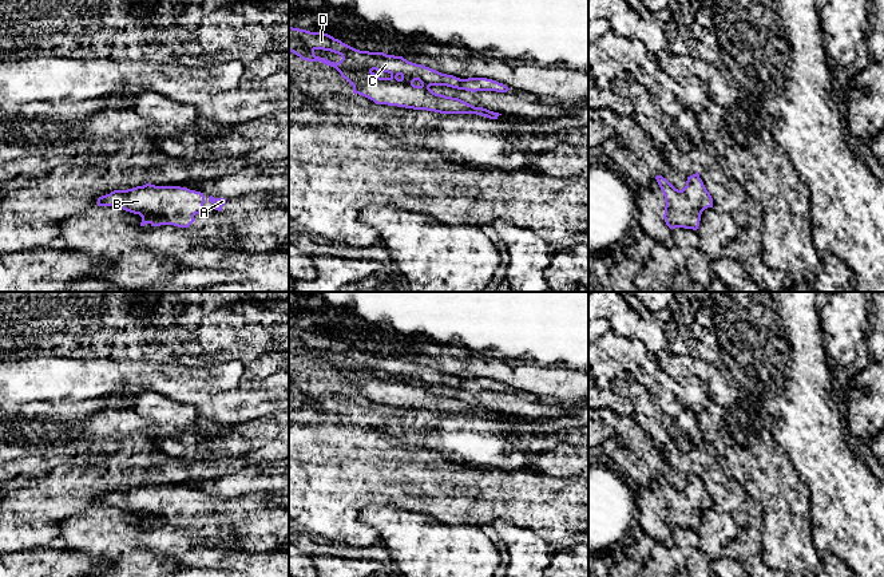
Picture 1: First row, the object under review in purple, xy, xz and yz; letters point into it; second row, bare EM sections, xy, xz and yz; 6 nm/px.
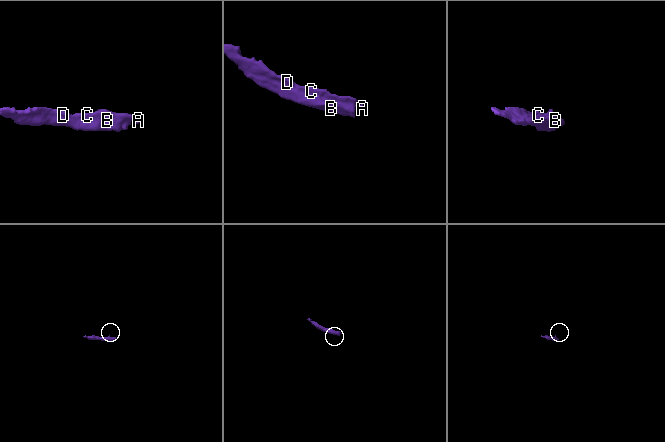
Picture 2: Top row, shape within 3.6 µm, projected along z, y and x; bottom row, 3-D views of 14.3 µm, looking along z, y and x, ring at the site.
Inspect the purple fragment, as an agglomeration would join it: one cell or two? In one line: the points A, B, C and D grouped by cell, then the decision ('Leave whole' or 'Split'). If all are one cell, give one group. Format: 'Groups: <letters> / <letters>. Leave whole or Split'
Groups: A B C D. Leave whole

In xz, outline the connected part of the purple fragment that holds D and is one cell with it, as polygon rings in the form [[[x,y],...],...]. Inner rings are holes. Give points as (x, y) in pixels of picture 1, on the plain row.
[[[289,327],[289,351],[308,361],[321,361],[334,367],[344,379],[353,387],[353,394],[362,395],[376,404],[397,406],[413,410],[427,410],[440,414],[476,414],[489,419],[498,419],[499,412],[483,407],[475,407],[459,398],[445,396],[433,392],[431,386],[447,386],[465,391],[496,391],[507,392],[510,388],[487,378],[460,379],[453,375],[441,374],[429,367],[408,361],[403,356],[386,355],[384,352],[369,352],[356,349],[328,333],[310,332],[306,329]],[[316,349],[338,353],[342,359],[338,363],[314,355]]]

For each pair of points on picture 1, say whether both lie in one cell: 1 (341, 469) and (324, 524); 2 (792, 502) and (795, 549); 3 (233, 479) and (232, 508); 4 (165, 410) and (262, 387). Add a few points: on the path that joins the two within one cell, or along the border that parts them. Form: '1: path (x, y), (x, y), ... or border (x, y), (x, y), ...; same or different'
1: path (328, 482), (324, 486), (324, 510); same
2: path (796, 514), (795, 537); same
3: border (201, 491), (242, 496); different
4: border (151, 390), (181, 400); different

